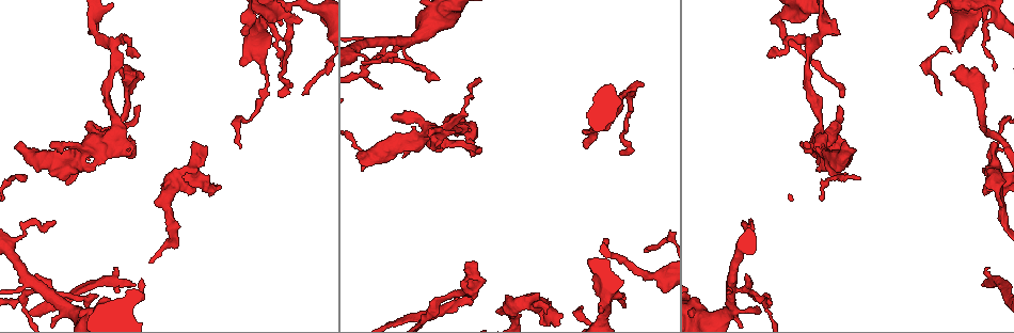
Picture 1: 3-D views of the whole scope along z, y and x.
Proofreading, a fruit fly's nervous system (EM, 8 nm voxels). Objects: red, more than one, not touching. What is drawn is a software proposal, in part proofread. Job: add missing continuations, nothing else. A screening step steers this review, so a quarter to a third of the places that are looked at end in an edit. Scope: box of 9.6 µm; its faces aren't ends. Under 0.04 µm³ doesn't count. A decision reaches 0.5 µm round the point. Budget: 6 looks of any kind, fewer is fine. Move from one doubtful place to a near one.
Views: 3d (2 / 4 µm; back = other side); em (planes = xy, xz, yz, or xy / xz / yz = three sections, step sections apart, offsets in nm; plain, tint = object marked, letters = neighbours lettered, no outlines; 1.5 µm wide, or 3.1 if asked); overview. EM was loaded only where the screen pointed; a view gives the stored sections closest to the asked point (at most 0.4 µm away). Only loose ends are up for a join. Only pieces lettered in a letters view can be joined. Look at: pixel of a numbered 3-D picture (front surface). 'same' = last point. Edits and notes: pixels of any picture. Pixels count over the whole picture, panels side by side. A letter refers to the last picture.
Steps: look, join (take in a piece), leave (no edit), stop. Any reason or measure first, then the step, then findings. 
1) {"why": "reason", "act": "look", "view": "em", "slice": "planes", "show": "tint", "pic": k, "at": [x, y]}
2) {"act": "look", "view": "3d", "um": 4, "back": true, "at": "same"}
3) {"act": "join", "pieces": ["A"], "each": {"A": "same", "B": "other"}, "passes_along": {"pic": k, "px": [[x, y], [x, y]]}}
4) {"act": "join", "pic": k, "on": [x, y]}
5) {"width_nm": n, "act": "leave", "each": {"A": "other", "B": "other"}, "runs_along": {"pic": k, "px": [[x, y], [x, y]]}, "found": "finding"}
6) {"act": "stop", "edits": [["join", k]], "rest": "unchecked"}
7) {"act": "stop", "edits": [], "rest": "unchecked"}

{"why": "free end", "act": "look", "view": "em", "slice": "planes", "show": "letters", "pic": 1, "at": [481, 150]}

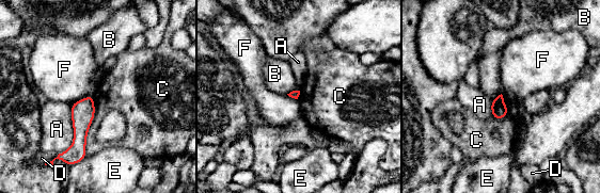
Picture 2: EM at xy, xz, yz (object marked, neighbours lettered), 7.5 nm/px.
{"longest_contact_nm": ["C", 460], "act": "leave", "each": {"A": "other", "B": "other", "C": "other", "D": "other", "E": "other", "F": "other"}, "found": "none of them fits"}

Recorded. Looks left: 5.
{"why": "thin end", "act": "look", "view": "3d", "um": 4, "pic": 1, "at": [930, 15]}

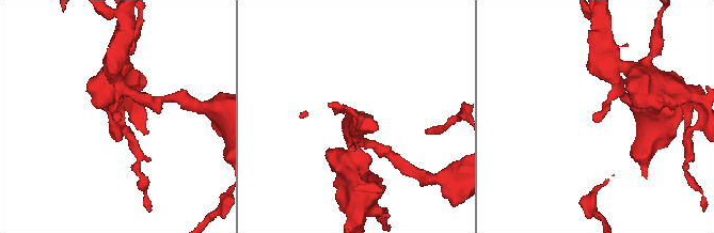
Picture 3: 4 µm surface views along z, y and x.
{"why": "shape alone is not enough", "act": "look", "view": "em", "slice": "planes", "show": "letters", "pic": 3, "at": [114, 120]}

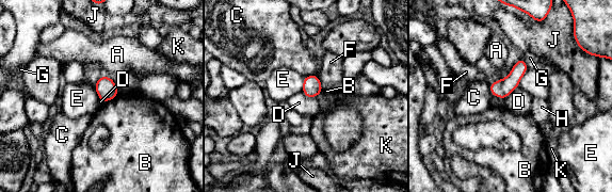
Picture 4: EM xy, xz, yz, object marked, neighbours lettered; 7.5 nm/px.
{"act": "leave", "each": {"A": "other", "B": "other", "C": "other", "D": "other", "E": "other", "F": "other", "G": "other", "H": "other", "J": "other", "K": "other"}, "border": {"pic": 4, "px": [[93, 85], [100, 100]]}, "found": "none of them fits"}

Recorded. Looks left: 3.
{"why": "tapers out", "act": "look", "view": "3d", "um": 4, "pic": 1, "at": [622, 151]}

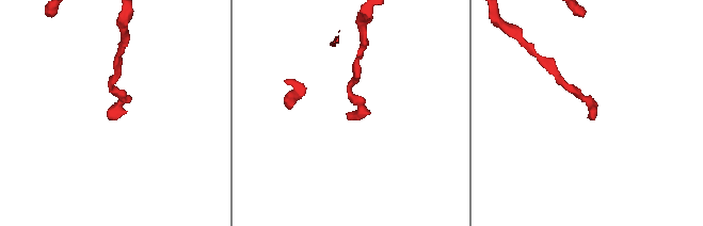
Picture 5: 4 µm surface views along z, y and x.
{"why": "shape alone is not enough", "act": "look", "view": "em", "slice": "xz", "step": 8, "show": "letters", "pic": 5, "at": [593, 117]}

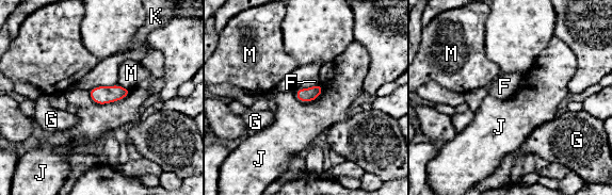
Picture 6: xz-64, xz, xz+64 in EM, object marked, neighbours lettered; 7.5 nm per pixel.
{"act": "look", "view": "em", "slice": "planes", "show": "letters", "at": "same"}

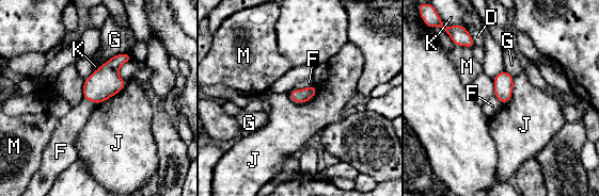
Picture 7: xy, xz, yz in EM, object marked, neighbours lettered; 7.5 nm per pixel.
{"width_nm": 110, "act": "leave", "each": {"D": "other", "F": "other", "G": "other", "J": "other", "K": "other", "M": "other"}, "border": {"pic": 7, "px": [[317, 88], [304, 102], [287, 95]]}, "found": "none of them fits"}

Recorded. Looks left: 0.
{"act": "stop", "edits": [], "rest": "unchecked"}

